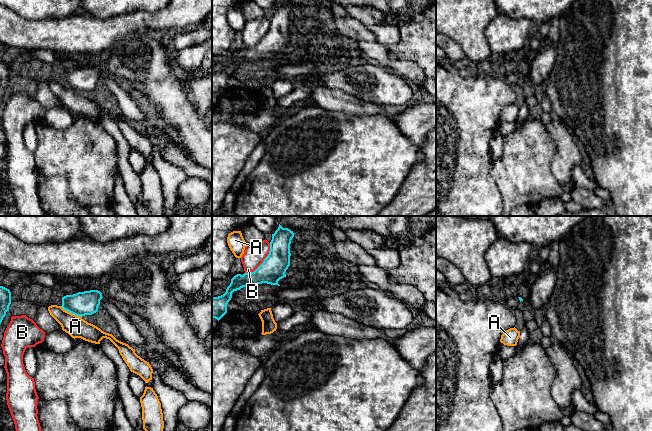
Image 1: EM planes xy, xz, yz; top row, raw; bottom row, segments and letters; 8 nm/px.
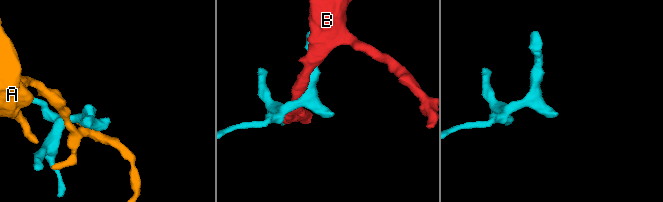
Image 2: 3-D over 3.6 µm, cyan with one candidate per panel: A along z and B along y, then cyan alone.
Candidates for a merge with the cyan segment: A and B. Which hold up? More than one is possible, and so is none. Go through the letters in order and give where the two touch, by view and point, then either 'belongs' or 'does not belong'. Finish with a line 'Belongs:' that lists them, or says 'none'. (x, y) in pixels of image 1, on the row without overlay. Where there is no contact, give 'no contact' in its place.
A: xy (71, 88) | does not belong
B: xz (263, 37) | does not belong
Belongs: none

